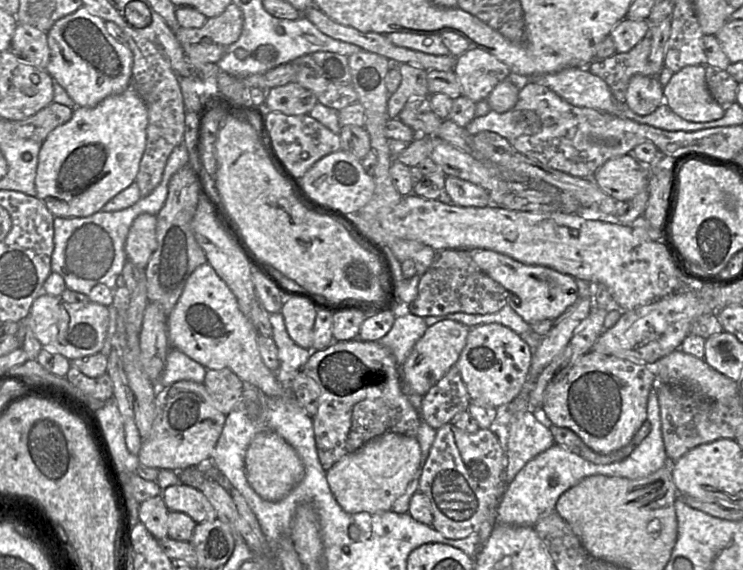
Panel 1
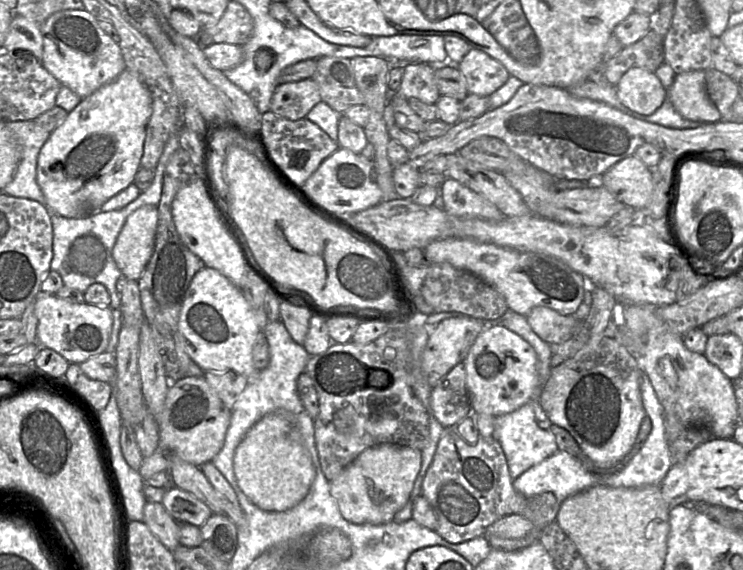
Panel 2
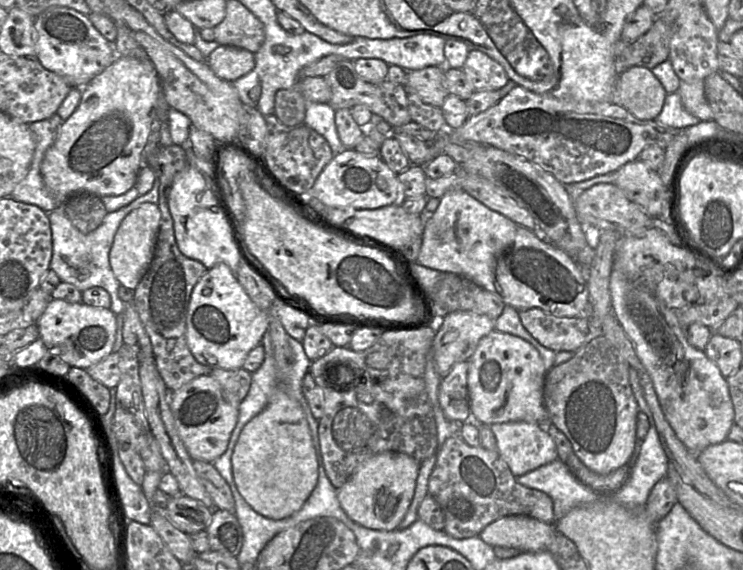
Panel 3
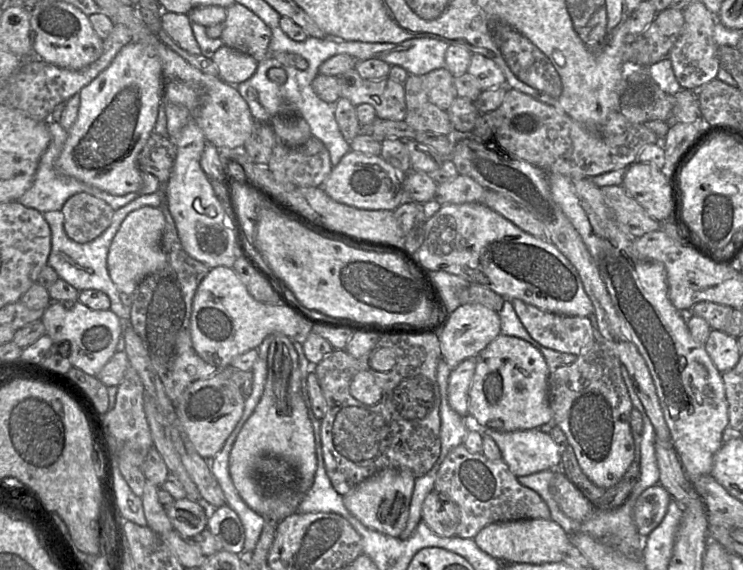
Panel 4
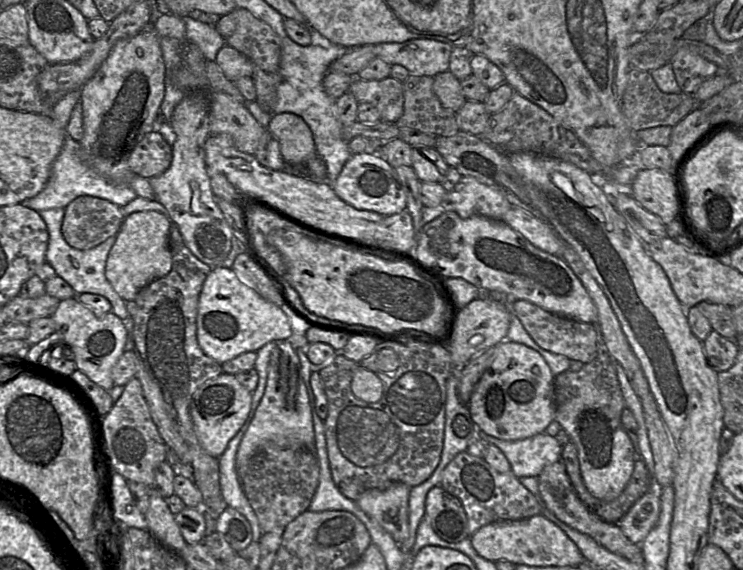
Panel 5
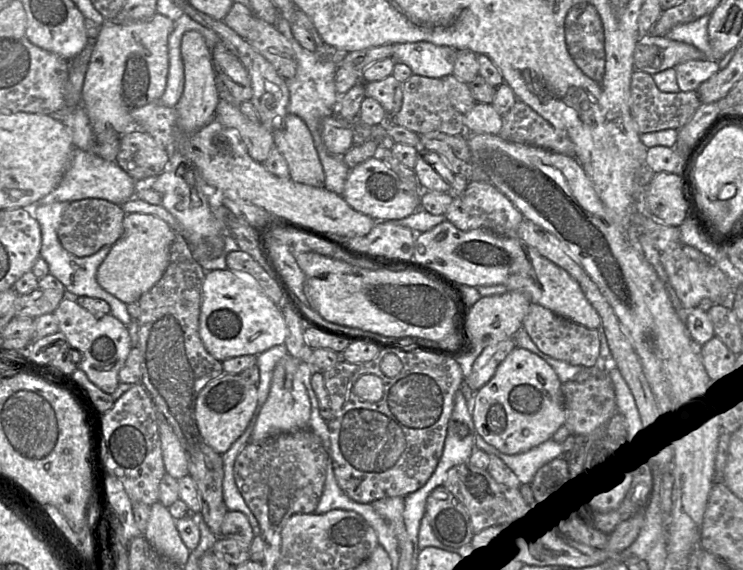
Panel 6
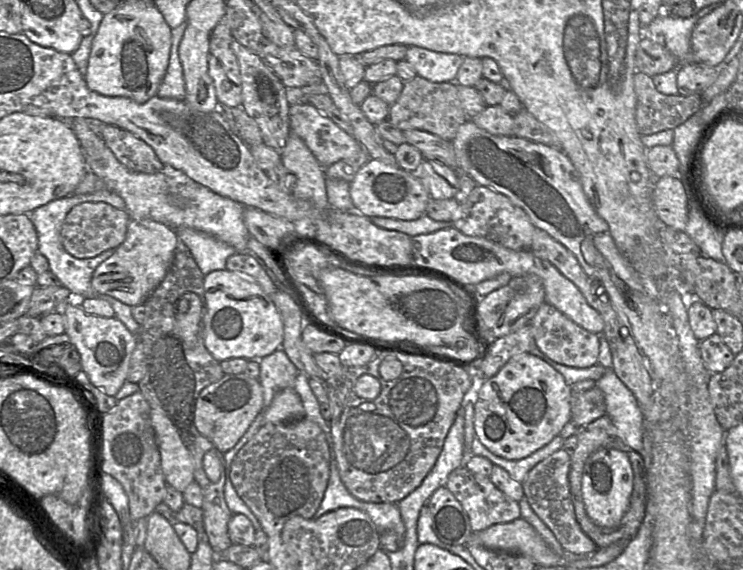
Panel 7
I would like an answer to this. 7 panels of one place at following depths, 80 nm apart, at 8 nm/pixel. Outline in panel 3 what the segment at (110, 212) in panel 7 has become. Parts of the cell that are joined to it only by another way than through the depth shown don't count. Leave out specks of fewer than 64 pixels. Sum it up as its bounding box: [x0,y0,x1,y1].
[62,194,107,234]

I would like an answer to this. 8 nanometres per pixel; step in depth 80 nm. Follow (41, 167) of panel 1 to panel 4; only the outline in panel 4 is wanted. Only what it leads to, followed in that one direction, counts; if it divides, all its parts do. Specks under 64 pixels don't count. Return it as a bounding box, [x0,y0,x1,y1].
[56,41,163,195]

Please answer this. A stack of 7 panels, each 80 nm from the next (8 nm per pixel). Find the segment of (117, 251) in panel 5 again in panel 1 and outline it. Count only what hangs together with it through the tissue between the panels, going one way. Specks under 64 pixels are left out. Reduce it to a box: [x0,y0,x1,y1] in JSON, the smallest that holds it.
[125,214,156,269]

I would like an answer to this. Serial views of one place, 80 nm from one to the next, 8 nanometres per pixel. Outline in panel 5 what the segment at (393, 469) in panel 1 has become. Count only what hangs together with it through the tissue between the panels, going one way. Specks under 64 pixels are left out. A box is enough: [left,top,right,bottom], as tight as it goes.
[357,483,411,545]

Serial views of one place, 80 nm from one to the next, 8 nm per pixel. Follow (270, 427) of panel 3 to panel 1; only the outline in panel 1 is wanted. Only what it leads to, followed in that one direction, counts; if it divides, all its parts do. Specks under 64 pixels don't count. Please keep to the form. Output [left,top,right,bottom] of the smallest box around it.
[245,430,304,501]

